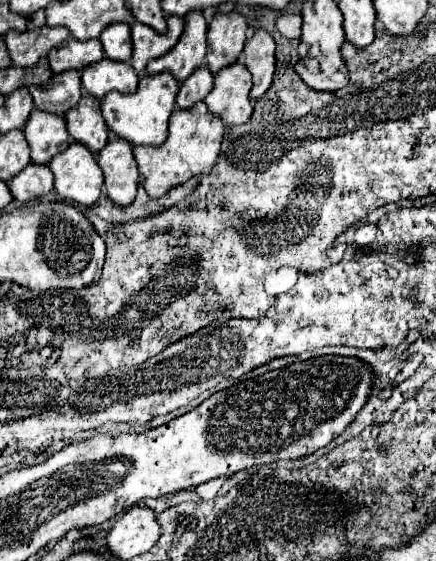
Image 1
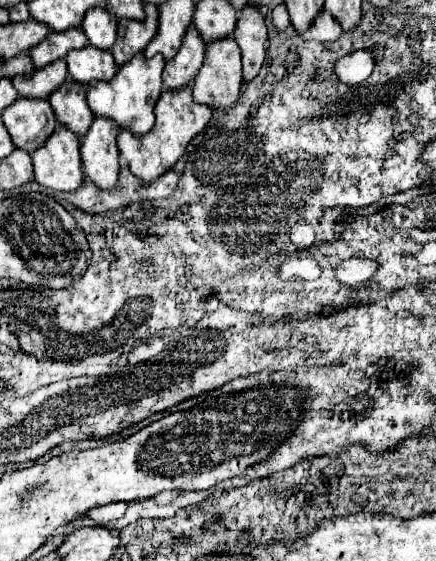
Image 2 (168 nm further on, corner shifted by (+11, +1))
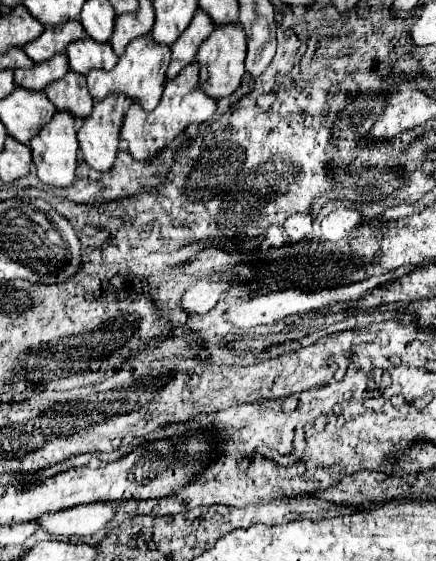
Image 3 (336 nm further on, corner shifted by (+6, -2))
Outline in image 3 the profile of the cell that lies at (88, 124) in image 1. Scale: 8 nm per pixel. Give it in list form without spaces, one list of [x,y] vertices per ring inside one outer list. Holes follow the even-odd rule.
[[[69,71],[63,79],[49,83],[43,93],[57,109],[69,109],[77,119],[83,119],[93,109],[93,97],[87,89],[85,75],[75,71]]]

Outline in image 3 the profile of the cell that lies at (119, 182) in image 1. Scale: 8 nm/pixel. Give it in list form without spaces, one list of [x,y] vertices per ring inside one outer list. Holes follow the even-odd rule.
[[[109,93],[103,101],[93,105],[91,115],[81,119],[77,131],[83,159],[97,171],[109,171],[117,157],[119,131],[123,115],[127,111],[127,97],[121,93]]]

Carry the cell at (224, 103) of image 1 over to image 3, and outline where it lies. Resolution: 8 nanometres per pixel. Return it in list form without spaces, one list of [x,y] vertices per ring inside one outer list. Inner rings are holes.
[[[239,21],[215,27],[213,33],[199,45],[195,59],[201,65],[201,87],[209,97],[221,99],[231,95],[239,87],[241,77],[245,73],[245,51],[247,51],[245,31],[239,25]]]

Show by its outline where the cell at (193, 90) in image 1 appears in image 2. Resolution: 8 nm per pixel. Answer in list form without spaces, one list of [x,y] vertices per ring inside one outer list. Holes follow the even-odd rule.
[[[190,26],[180,52],[174,56],[172,62],[166,62],[162,80],[166,90],[180,90],[184,86],[192,86],[196,80],[196,72],[204,60],[204,42],[196,36],[196,28]]]

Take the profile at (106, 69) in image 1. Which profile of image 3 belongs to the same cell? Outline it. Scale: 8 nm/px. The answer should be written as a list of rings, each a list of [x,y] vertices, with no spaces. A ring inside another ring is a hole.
[[[91,37],[77,39],[69,43],[65,49],[69,67],[75,73],[87,75],[91,69],[113,69],[117,63],[115,51],[109,47],[109,43],[97,43]]]

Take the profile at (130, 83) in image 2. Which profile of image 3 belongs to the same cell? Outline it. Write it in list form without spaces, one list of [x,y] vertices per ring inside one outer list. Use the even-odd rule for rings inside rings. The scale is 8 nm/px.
[[[143,35],[137,37],[129,43],[129,47],[125,49],[125,53],[119,57],[117,65],[111,71],[101,71],[101,69],[93,69],[87,73],[87,85],[89,91],[93,95],[95,101],[105,99],[105,95],[113,93],[113,91],[121,91],[131,99],[137,99],[145,109],[155,109],[161,93],[163,93],[163,85],[165,85],[165,71],[171,59],[171,49],[163,43],[157,43],[151,35]]]

